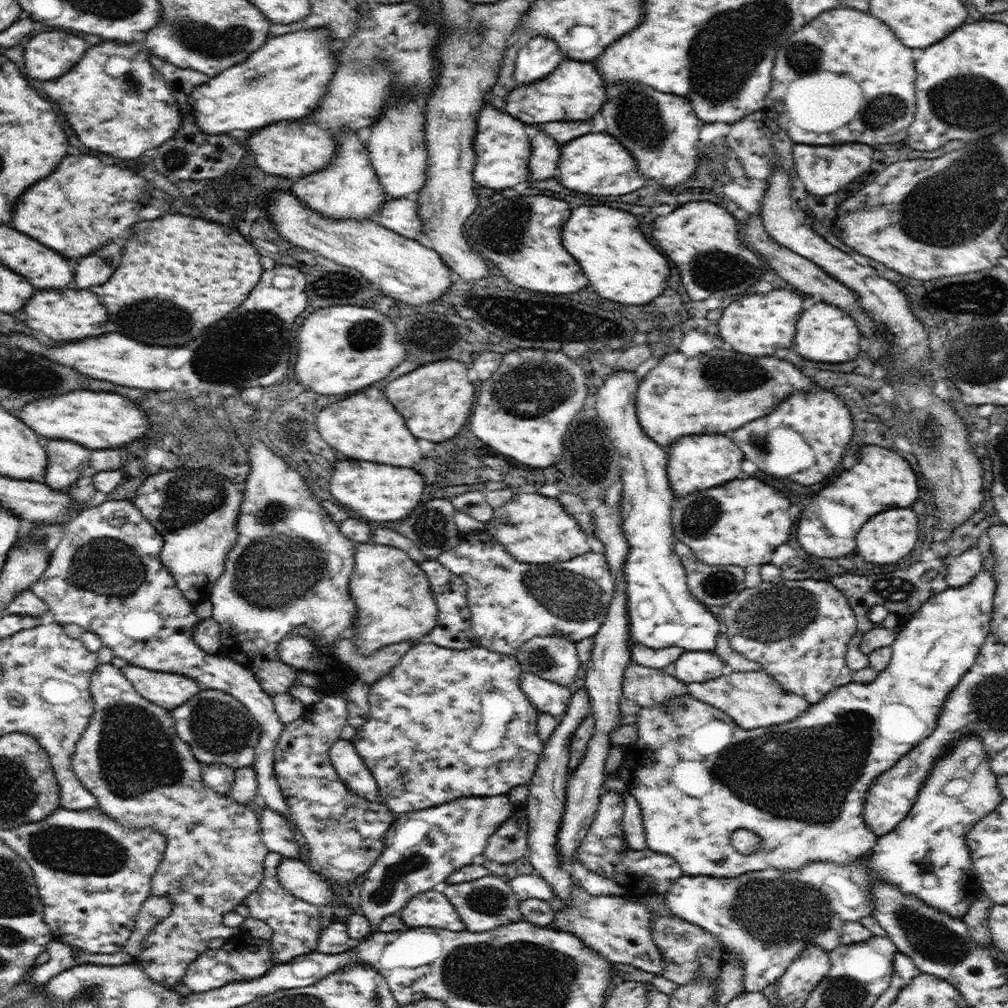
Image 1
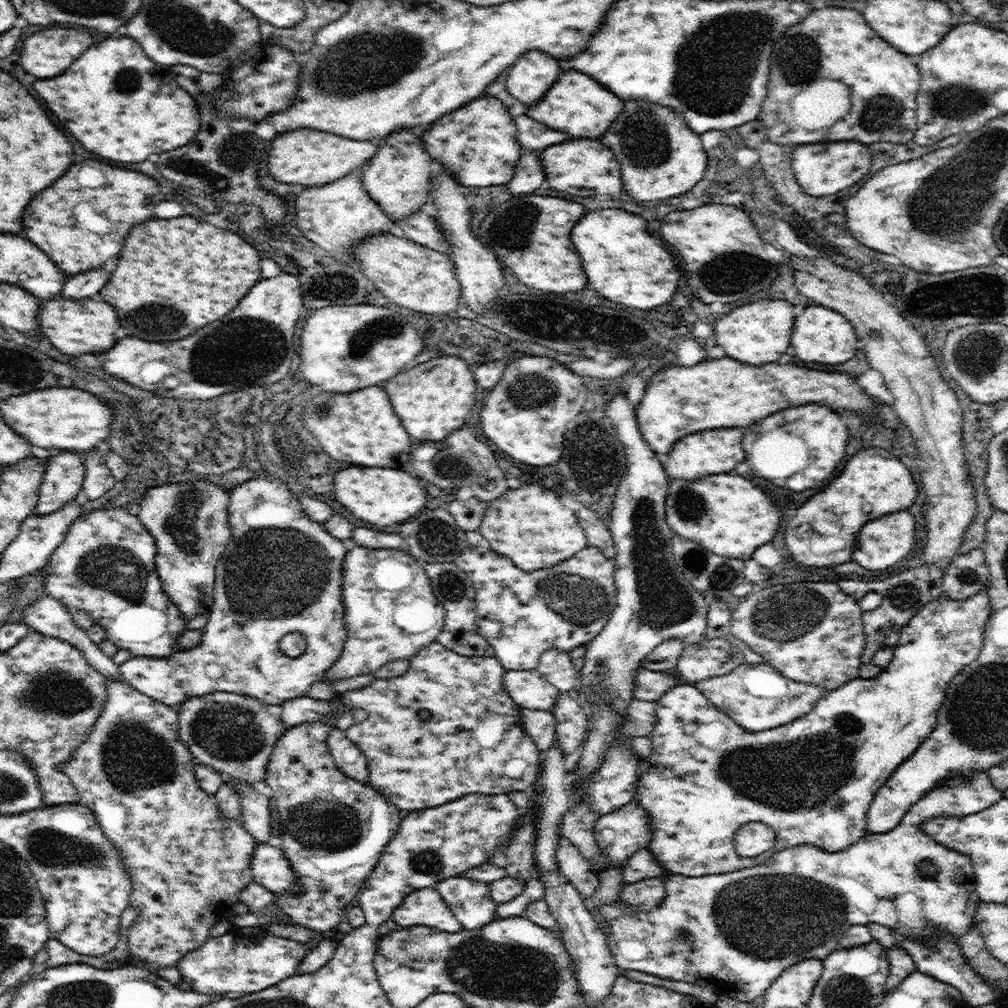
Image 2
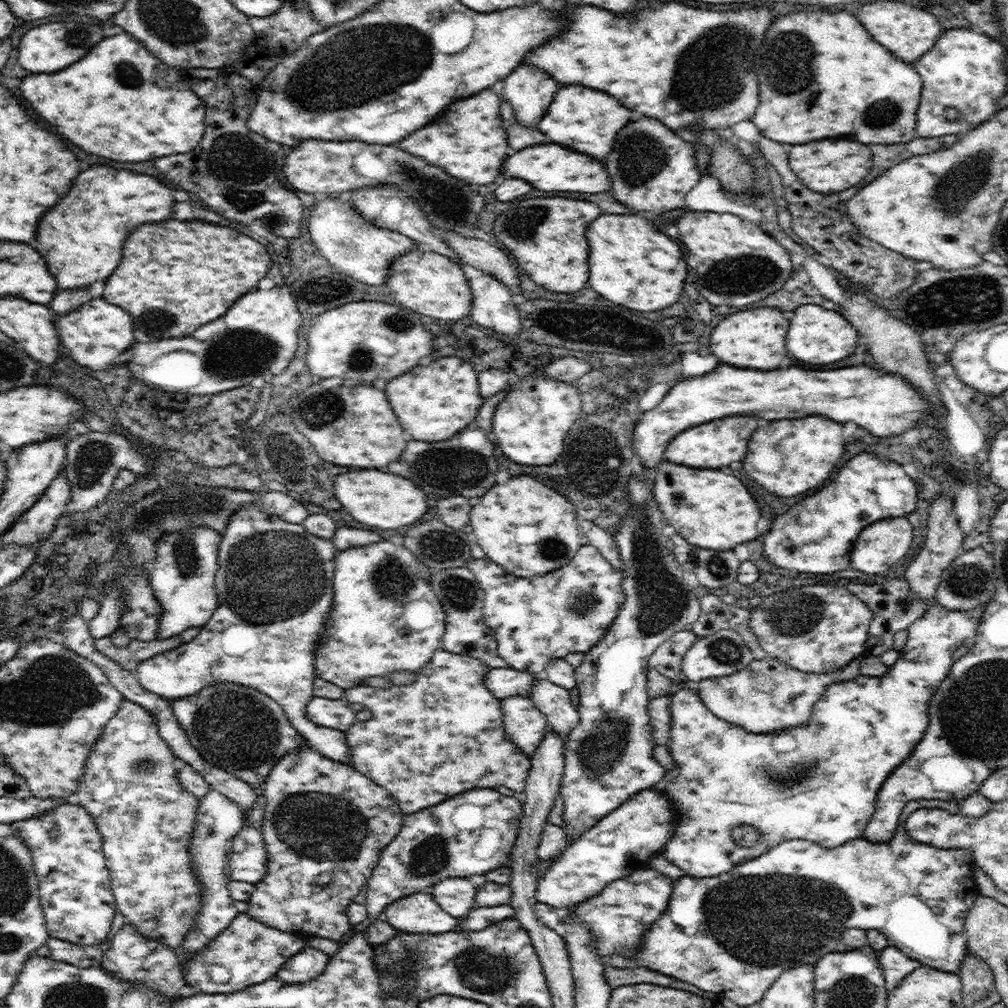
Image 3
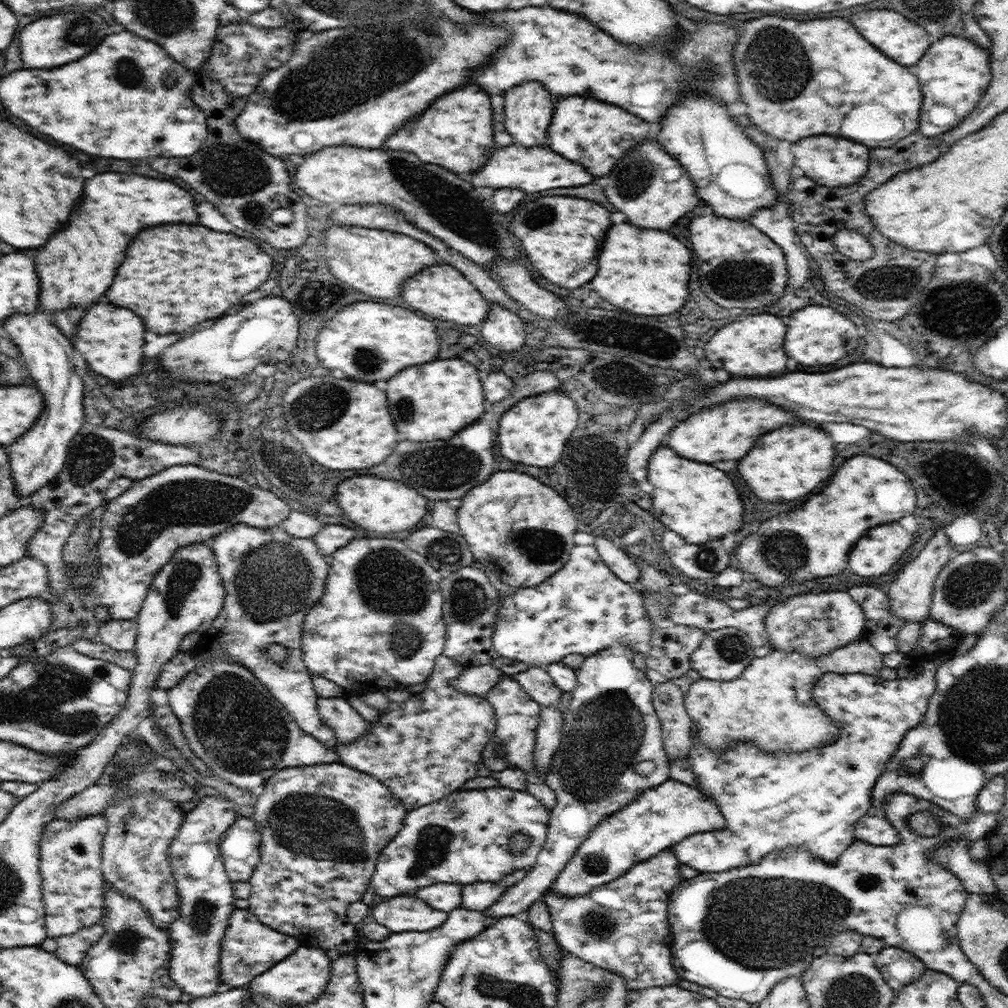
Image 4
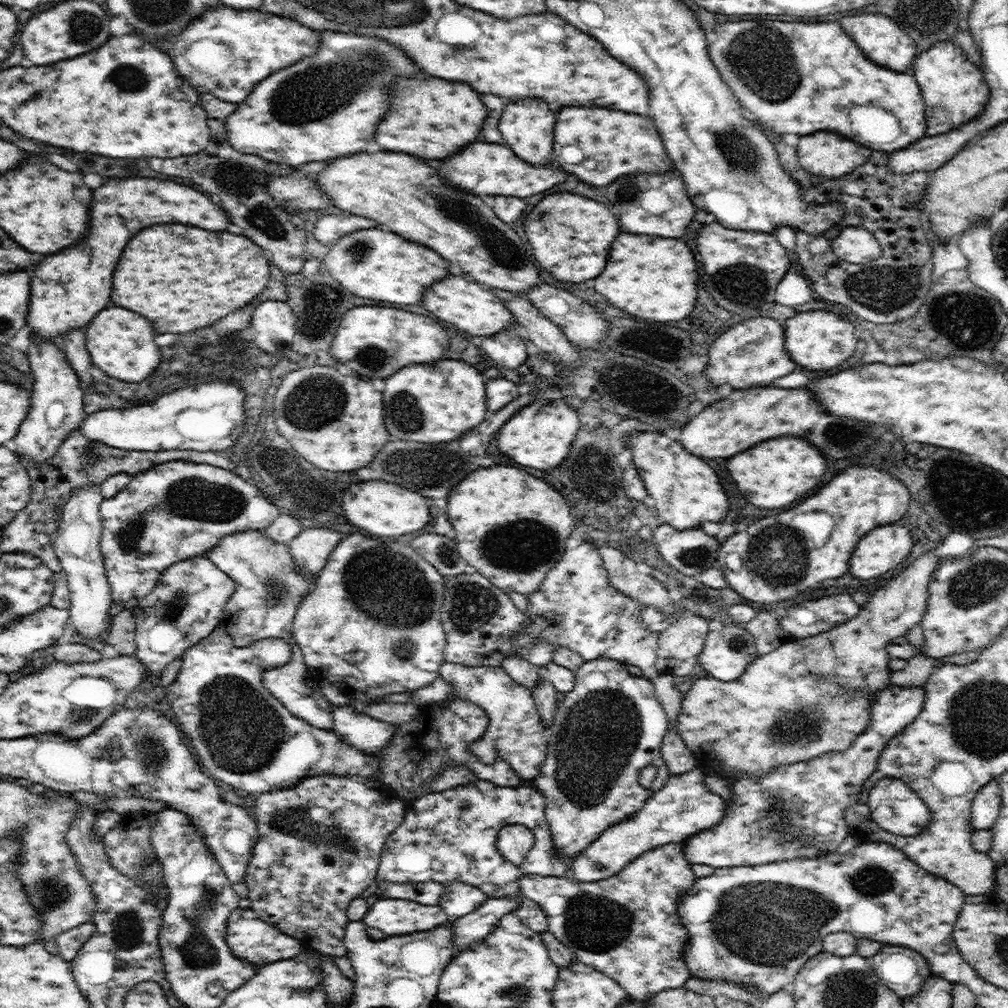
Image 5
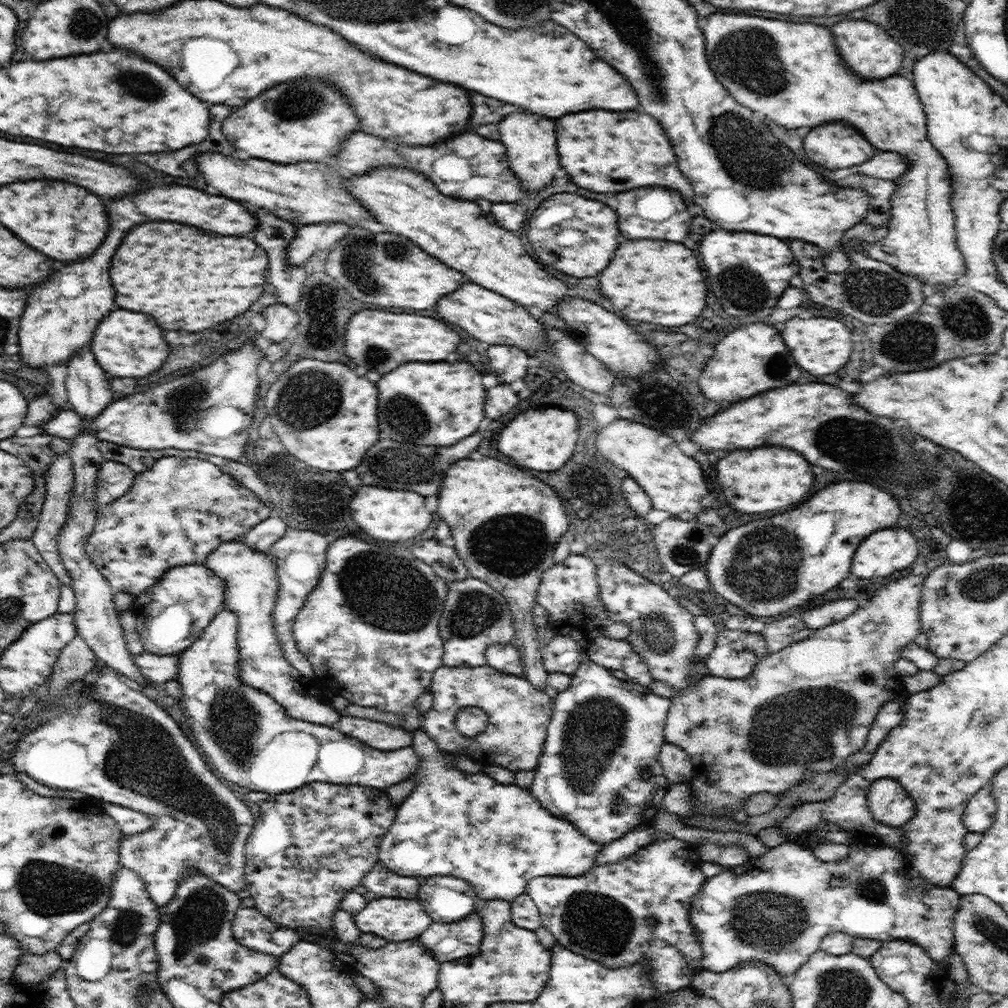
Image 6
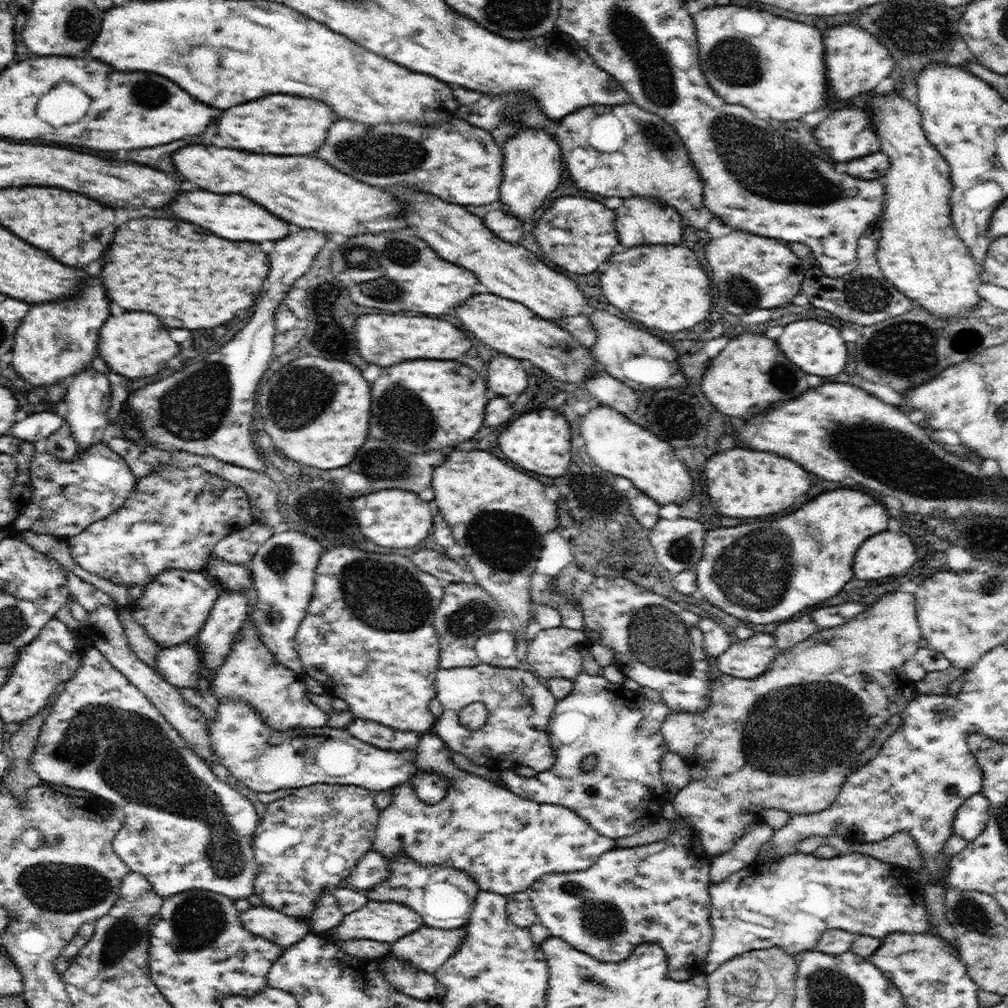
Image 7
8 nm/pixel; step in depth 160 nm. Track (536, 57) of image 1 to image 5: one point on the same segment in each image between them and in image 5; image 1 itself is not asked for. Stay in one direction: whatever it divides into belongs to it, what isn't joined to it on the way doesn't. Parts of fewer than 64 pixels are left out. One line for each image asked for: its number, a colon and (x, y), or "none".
2: (531, 76)
3: (529, 91)
4: (528, 110)
5: (527, 126)

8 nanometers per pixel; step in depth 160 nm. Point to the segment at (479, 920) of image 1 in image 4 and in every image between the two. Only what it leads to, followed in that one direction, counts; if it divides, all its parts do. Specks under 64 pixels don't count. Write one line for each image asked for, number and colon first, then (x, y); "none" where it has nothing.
2: (470, 901)
3: (456, 895)
4: (443, 896)

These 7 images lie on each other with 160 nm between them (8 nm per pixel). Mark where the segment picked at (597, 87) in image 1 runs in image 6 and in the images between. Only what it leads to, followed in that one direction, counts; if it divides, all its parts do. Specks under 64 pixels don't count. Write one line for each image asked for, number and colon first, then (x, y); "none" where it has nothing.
2: (575, 104)
3: (583, 119)
4: (594, 134)
5: (613, 143)
6: (604, 151)

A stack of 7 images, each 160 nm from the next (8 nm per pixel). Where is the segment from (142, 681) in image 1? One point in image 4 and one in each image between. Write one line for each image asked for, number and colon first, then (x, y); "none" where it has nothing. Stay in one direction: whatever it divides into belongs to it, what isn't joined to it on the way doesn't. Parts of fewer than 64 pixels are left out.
2: (282, 572)
3: (274, 582)
4: (272, 580)

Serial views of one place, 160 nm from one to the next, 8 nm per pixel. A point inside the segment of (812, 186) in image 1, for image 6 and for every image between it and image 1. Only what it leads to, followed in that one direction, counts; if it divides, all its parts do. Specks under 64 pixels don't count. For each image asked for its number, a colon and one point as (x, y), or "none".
2: (820, 169)
3: (826, 166)
4: (830, 161)
5: (823, 153)
6: (837, 145)

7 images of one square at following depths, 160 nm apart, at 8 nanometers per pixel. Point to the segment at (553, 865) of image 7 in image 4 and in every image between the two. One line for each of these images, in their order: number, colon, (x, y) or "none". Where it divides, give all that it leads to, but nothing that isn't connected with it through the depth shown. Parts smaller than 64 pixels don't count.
4: (464, 838)
5: (447, 836)
6: (497, 837)

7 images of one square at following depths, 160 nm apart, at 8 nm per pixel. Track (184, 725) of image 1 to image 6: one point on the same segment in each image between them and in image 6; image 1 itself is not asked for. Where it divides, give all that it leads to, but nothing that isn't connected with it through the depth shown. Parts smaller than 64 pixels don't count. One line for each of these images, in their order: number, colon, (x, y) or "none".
2: (235, 734)
3: (239, 729)
4: (231, 721)
5: (244, 735)
6: (246, 737)

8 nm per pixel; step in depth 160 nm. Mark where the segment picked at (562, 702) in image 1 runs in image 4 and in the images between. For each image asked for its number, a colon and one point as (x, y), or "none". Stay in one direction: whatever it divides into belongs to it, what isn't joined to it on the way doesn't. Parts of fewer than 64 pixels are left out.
2: (528, 688)
3: (502, 682)
4: (478, 681)

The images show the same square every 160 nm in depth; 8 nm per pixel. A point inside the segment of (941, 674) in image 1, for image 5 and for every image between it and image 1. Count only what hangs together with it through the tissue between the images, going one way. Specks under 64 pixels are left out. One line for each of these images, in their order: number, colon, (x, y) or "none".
2: (707, 776)
3: (819, 781)
4: (812, 799)
5: (796, 811)

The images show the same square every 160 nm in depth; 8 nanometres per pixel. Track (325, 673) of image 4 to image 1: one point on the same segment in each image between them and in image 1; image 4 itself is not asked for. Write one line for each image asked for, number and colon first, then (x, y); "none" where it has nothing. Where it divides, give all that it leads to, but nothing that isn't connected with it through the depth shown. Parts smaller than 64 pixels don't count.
1: (394, 603)
2: (391, 613)
3: (385, 617)

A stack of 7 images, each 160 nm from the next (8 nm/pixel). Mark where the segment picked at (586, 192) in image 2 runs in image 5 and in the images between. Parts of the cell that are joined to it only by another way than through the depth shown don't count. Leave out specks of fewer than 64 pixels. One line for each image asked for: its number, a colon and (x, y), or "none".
3: (549, 167)
4: (531, 169)
5: (481, 168)

